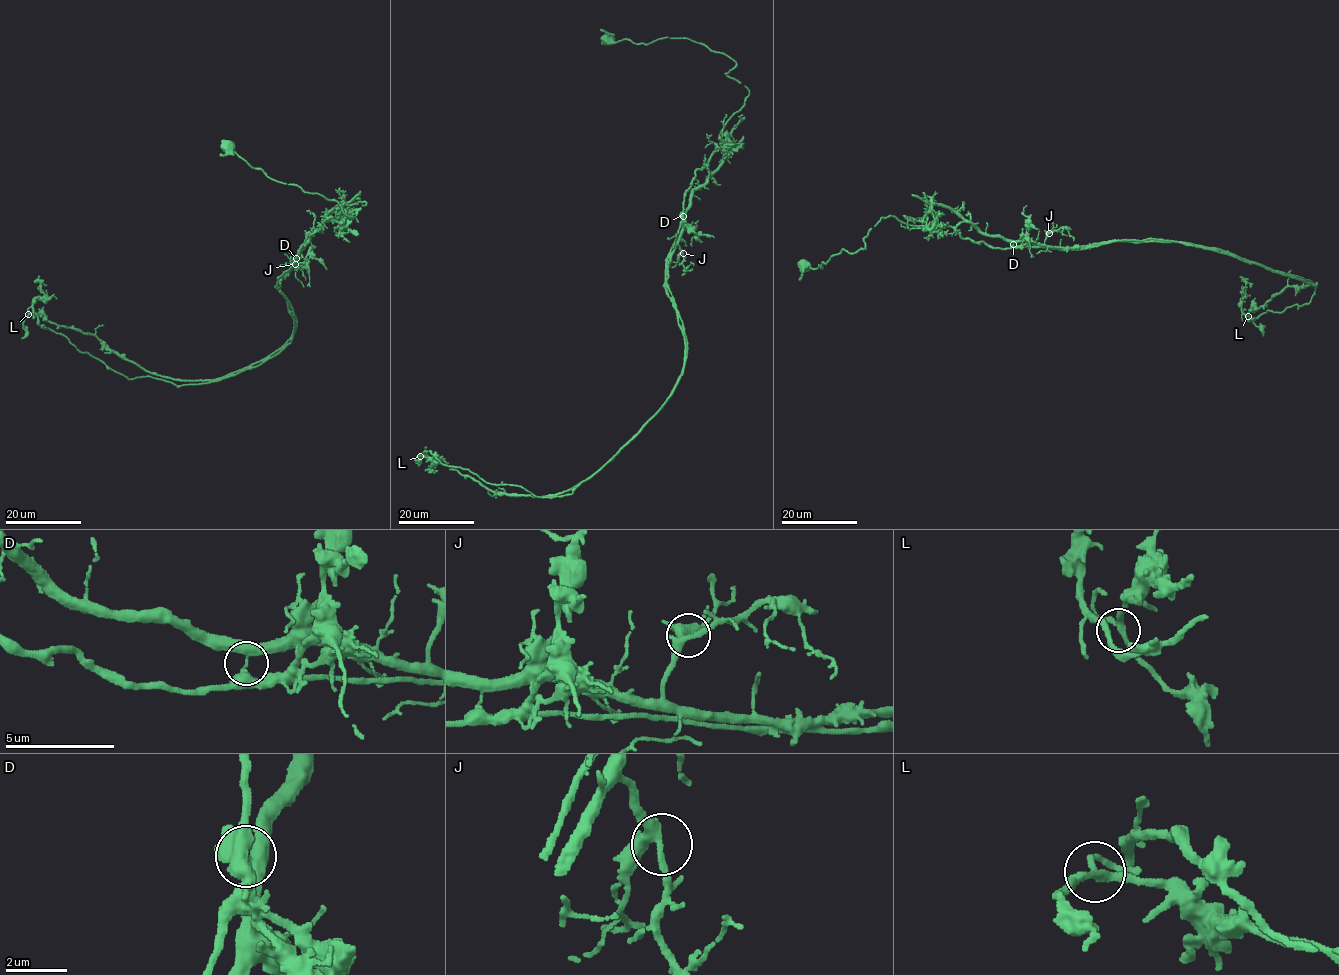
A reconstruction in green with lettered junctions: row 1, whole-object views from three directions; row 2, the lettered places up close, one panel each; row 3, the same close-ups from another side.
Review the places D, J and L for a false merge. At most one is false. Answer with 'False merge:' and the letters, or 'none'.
False merge: D

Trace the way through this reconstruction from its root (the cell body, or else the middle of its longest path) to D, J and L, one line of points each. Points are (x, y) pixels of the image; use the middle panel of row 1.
D: (608, 39), (704, 44), (735, 62), (725, 74), (748, 90), (683, 215)
J: (608, 39), (704, 44), (735, 62), (725, 74), (748, 90), (720, 133), (707, 181), (692, 193), (683, 253)
L: (608, 39), (704, 44), (748, 90), (668, 268), (683, 372), (642, 430), (559, 493), (501, 494), (420, 456)

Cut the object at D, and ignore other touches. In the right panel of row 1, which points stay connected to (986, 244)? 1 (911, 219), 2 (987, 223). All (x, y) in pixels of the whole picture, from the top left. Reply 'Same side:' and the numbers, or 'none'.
Same side: 1

